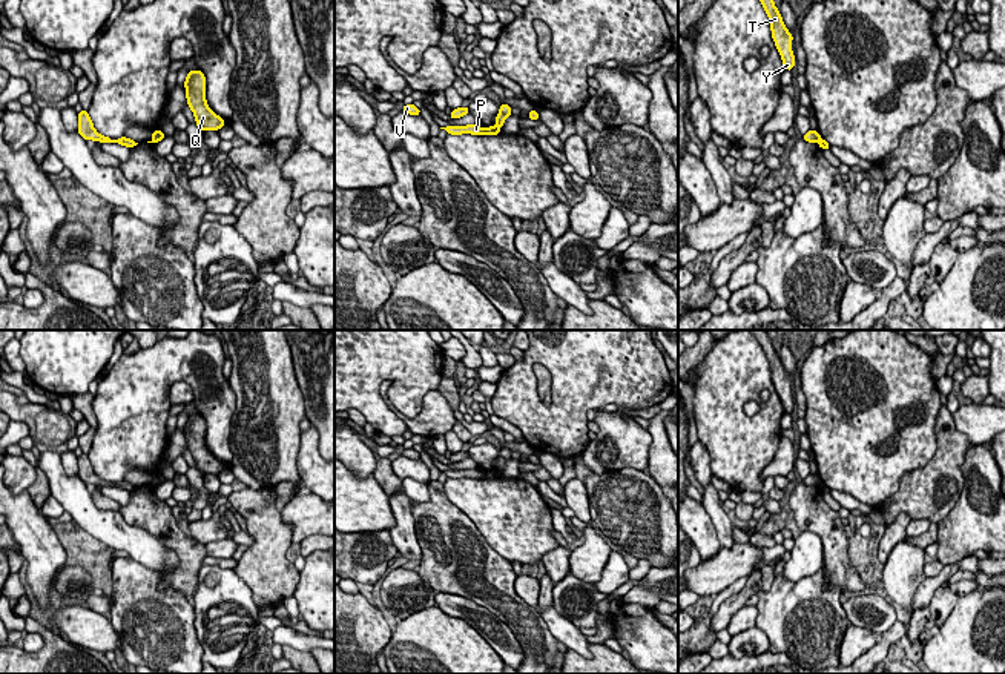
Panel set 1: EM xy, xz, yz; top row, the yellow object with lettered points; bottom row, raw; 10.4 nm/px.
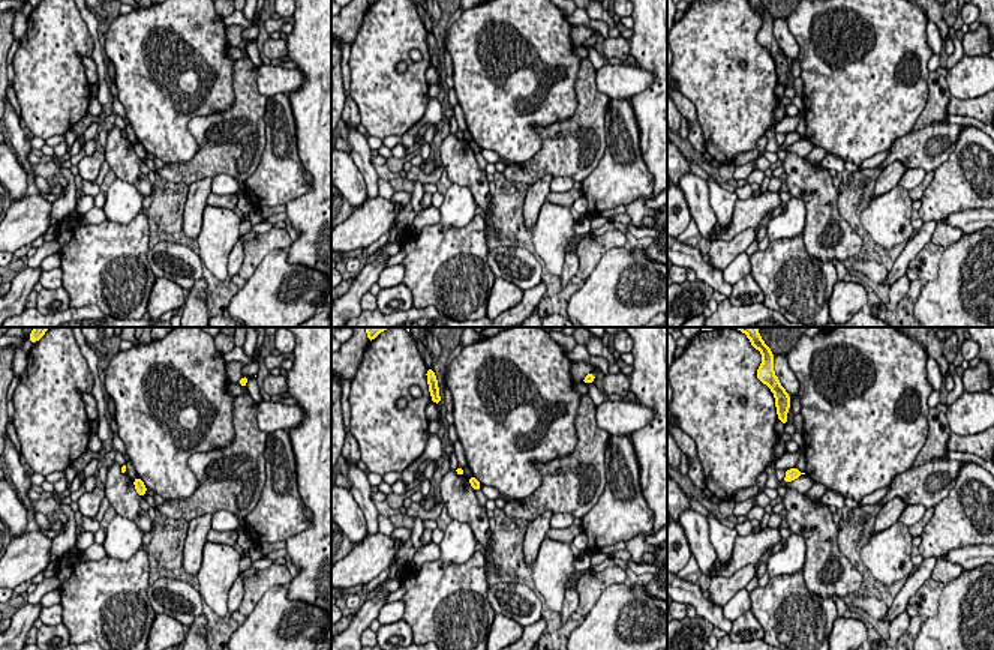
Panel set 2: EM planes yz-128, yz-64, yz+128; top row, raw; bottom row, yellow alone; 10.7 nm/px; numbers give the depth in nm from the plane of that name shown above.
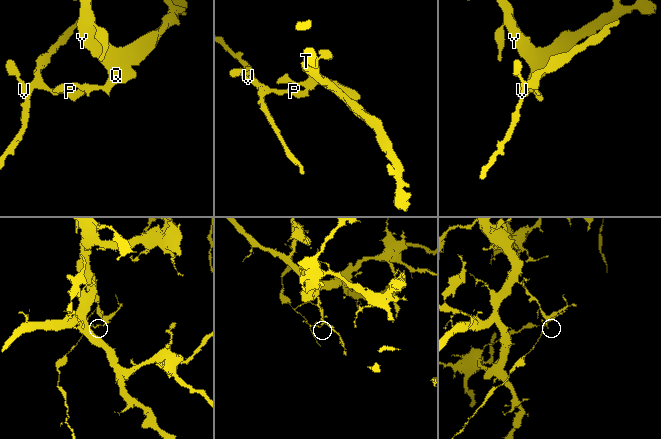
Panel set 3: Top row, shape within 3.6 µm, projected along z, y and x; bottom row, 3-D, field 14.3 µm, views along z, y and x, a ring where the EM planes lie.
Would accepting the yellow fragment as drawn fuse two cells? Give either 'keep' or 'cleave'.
cleave

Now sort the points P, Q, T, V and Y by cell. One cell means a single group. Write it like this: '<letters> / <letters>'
P V / Q T Y

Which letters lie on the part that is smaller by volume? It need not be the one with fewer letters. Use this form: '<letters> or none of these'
P, V

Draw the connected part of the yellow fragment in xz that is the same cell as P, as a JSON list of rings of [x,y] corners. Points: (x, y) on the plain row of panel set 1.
[[[468,468],[468,470],[445,470],[440,473],[445,473],[446,477],[453,477],[453,479],[460,479],[460,477],[497,479],[497,477],[500,477],[500,473],[497,470],[482,473],[477,468]]]

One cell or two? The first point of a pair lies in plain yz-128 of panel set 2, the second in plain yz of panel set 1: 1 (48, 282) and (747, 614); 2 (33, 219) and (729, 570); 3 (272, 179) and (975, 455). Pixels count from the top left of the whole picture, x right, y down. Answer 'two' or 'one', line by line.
1: one
2: one
3: one

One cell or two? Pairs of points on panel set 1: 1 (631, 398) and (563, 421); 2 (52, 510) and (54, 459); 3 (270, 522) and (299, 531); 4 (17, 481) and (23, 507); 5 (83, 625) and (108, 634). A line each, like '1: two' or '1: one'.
1: one
2: two
3: two
4: two
5: one

